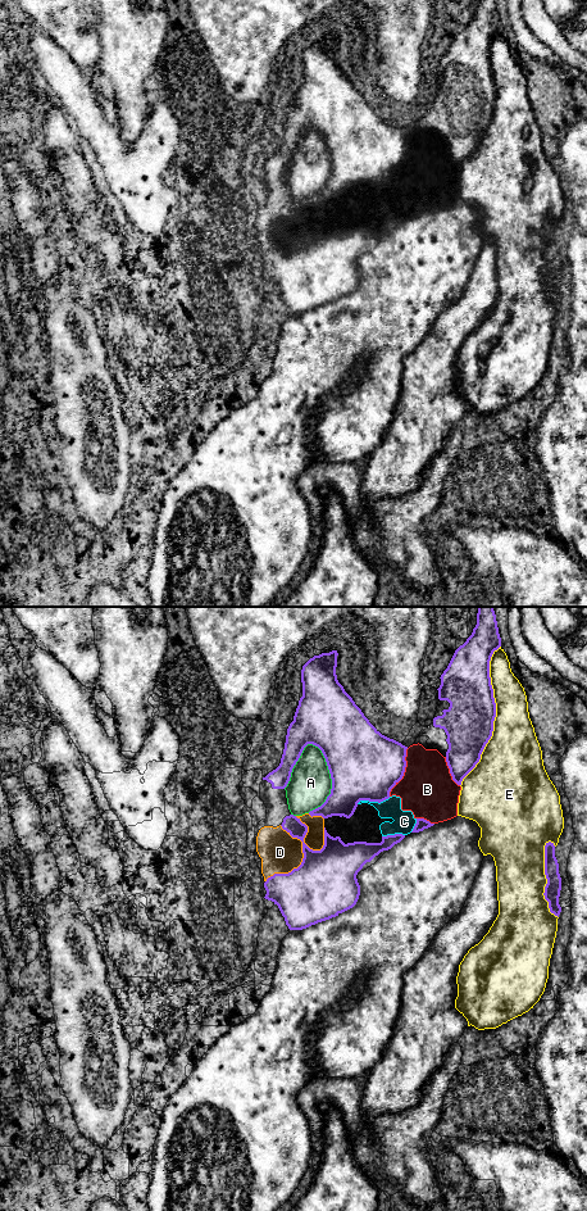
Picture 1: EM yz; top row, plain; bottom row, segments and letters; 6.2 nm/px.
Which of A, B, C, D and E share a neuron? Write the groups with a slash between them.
A / B C D / E

